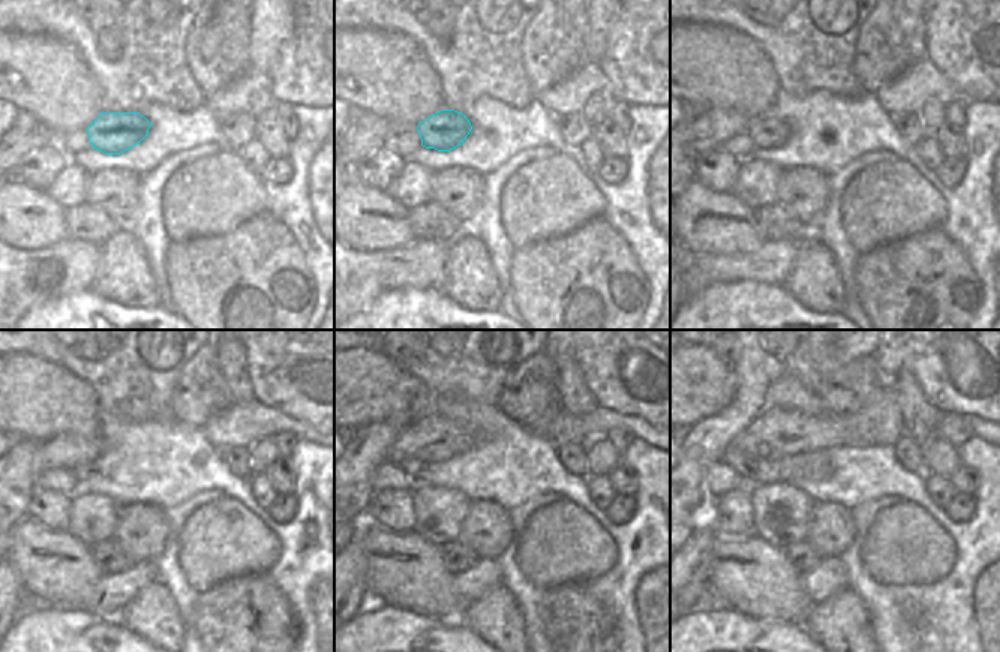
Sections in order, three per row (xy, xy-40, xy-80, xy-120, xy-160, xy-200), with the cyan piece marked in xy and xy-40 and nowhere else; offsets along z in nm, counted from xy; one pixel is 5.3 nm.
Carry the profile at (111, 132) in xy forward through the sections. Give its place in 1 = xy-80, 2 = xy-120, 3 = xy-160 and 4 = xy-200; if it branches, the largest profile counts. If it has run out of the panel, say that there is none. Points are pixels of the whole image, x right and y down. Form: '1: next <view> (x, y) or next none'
1: next xy-80 (768, 132)
2: next xy-120 (84, 471)
3: next xy-160 (417, 469)
4: next xy-200 (744, 463)

